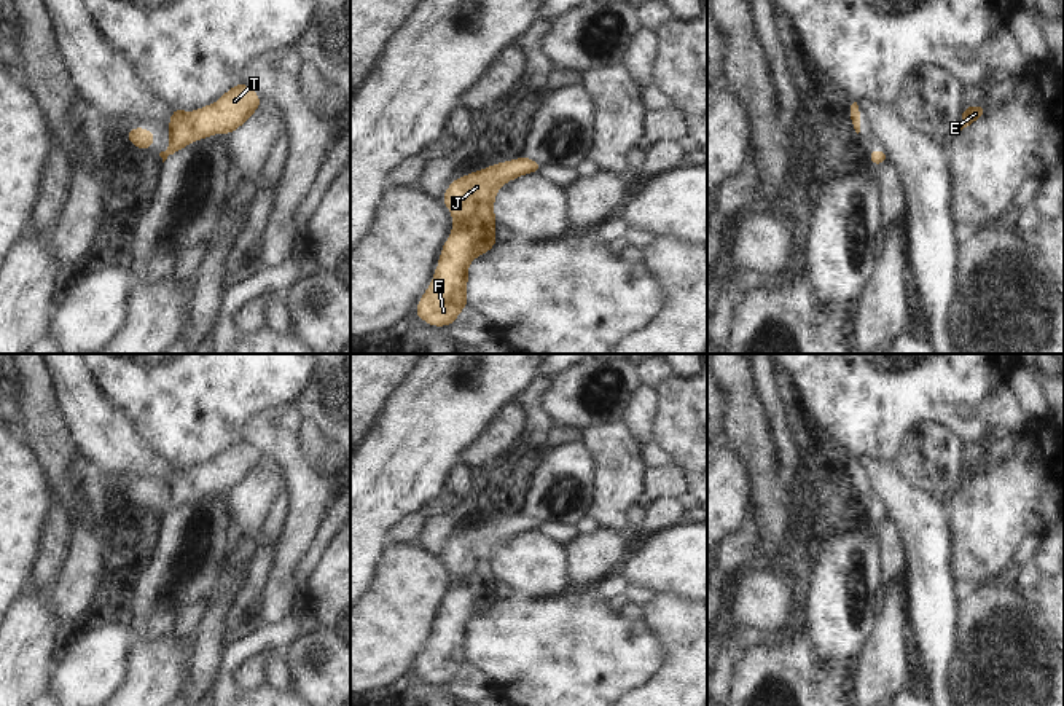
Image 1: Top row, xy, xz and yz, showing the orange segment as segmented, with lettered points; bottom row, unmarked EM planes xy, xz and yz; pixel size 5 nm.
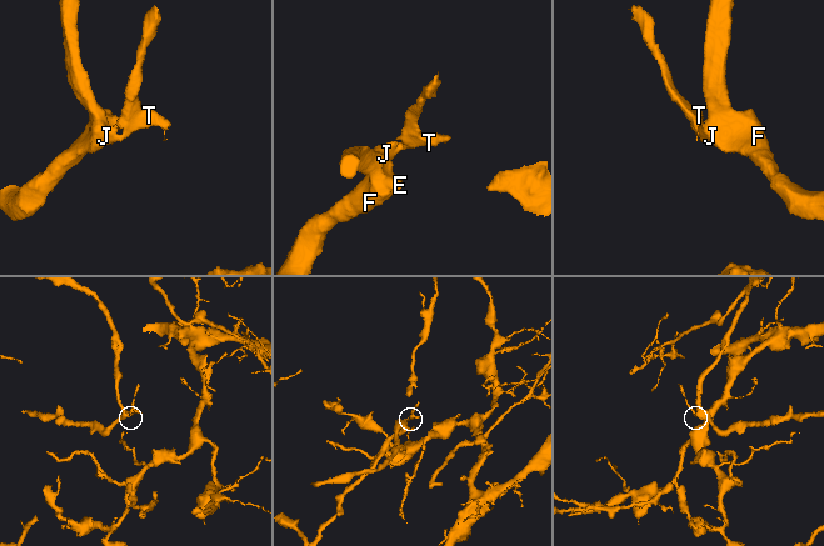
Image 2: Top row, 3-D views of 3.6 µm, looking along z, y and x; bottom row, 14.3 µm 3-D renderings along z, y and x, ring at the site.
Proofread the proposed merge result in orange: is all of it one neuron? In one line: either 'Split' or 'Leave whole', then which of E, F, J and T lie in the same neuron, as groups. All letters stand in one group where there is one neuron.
Leave whole. Groups: E F J T.

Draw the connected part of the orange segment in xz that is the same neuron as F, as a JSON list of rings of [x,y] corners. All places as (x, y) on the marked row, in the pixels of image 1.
[[[521,156],[452,178],[441,199],[452,215],[452,231],[414,311],[421,320],[430,327],[448,327],[468,306],[468,266],[499,244],[494,234],[499,225],[494,214],[499,188],[521,175],[538,172],[542,166]]]

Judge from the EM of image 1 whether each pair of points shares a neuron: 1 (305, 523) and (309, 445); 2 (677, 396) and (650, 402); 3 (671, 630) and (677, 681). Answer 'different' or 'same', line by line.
1: different
2: different
3: same

